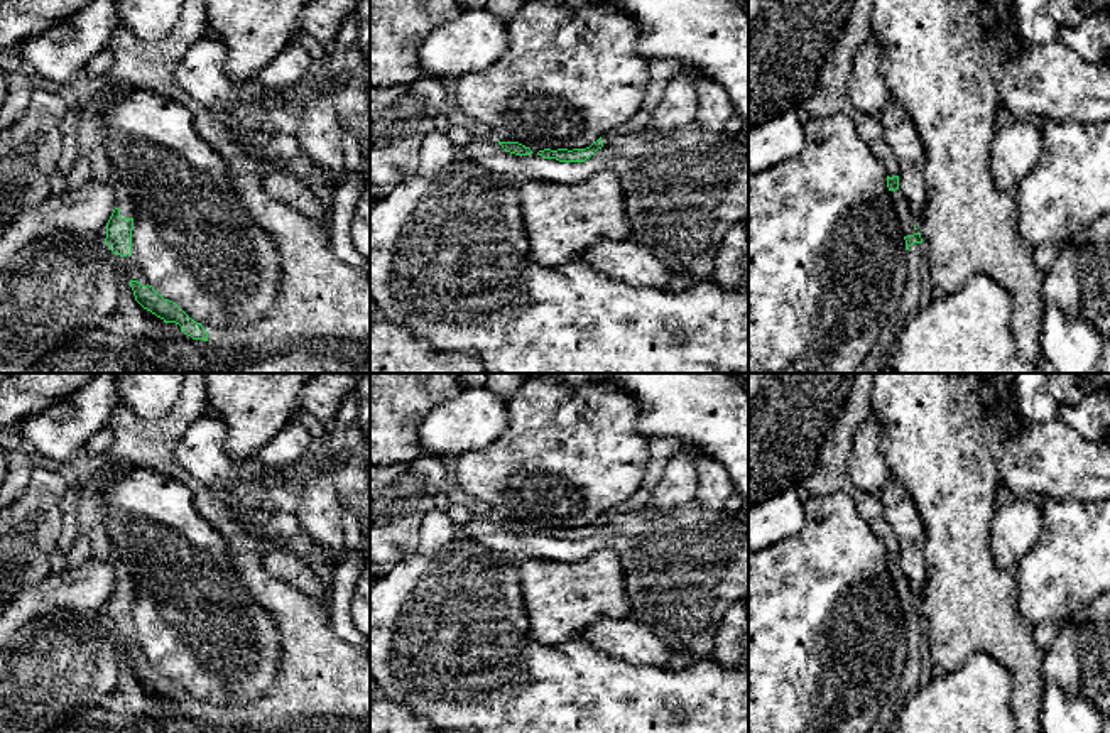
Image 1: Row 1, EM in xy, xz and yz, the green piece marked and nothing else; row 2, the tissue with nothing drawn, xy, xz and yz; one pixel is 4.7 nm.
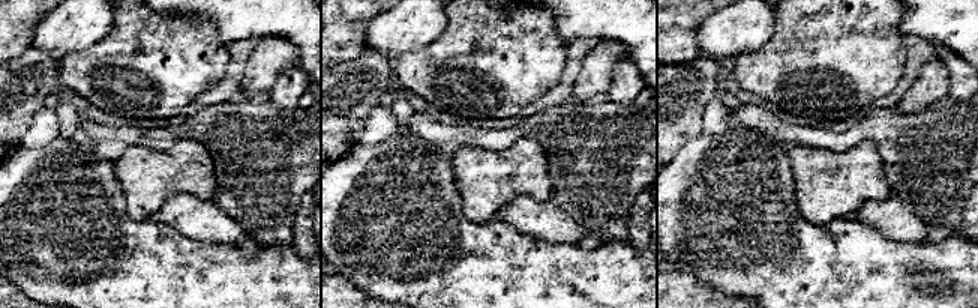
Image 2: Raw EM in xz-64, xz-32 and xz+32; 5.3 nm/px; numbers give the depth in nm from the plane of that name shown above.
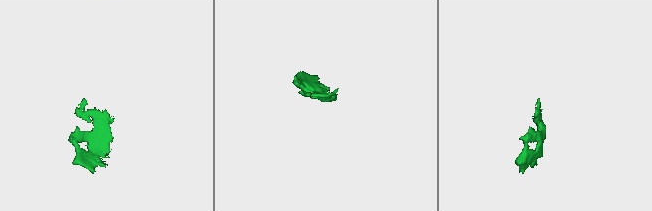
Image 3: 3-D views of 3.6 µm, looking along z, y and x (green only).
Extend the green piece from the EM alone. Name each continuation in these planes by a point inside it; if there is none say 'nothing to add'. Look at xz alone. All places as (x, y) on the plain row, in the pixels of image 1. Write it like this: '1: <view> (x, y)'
1: xz (663, 450)

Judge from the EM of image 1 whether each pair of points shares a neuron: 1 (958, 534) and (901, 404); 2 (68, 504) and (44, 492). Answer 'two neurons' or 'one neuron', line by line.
1: one neuron
2: two neurons

